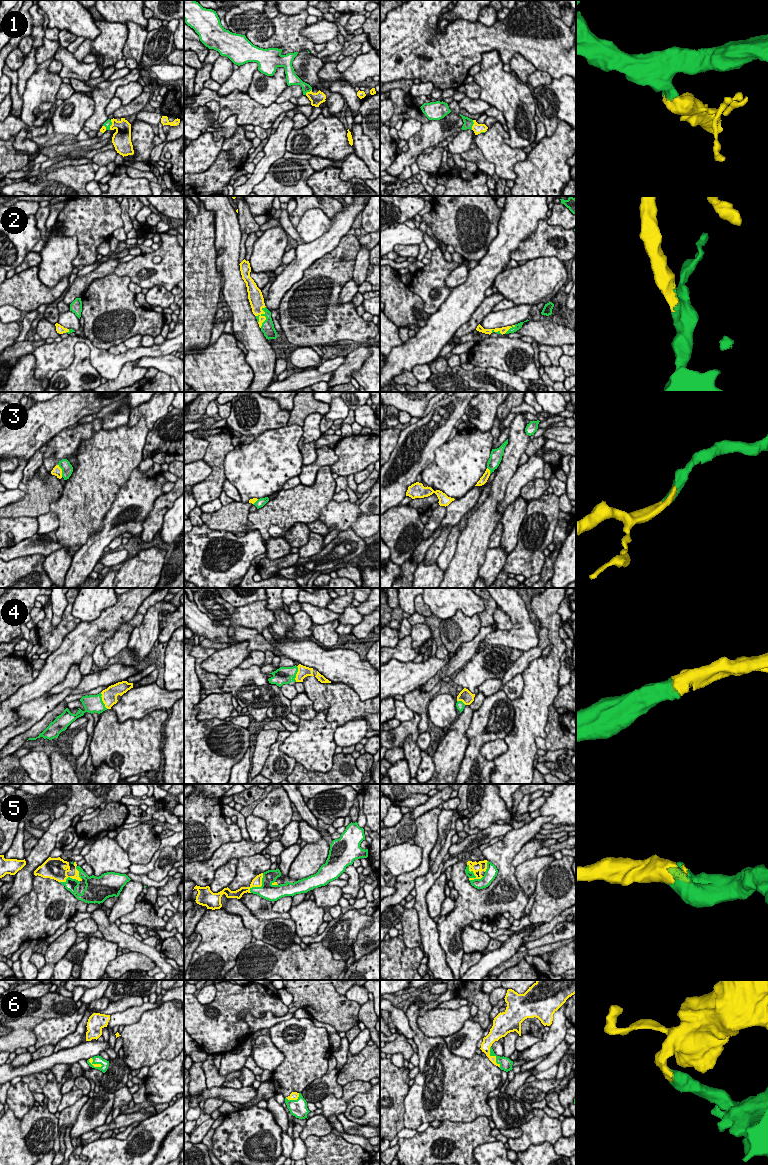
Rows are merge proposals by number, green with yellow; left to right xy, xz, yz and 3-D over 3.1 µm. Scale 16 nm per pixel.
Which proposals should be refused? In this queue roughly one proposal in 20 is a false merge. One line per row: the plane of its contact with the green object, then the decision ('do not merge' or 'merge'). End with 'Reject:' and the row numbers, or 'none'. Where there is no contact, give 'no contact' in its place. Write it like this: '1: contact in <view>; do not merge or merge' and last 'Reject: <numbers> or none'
1: contact in xy; merge
2: contact in xz; merge
3: contact in xy; merge
4: contact in xy; merge
5: contact in yz; merge
6: contact in yz; merge
Reject: none

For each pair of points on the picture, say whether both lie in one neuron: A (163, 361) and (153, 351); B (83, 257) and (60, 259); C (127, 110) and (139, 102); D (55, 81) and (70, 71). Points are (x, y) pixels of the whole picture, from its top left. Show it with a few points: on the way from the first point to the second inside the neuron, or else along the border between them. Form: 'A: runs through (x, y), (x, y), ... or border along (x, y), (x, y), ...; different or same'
A: border along (170, 353), (158, 356), (142, 356), (138, 360); different
B: border along (72, 235), (77, 239), (74, 267); different
C: runs through (130, 109), (136, 105); same
D: border along (58, 74), (61, 77); different

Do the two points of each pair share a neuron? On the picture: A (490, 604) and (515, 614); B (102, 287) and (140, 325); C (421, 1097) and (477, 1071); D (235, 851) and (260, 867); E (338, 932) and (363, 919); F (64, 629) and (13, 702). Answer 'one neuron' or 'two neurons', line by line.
A: two neurons
B: one neuron
C: one neuron
D: two neurons
E: one neuron
F: two neurons

